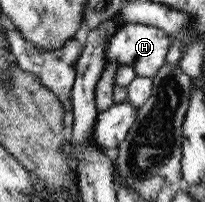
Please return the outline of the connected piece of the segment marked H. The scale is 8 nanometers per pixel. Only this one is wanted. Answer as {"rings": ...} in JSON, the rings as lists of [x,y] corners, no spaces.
{"rings":[[[125,23],[112,38],[109,38],[105,62],[117,61],[120,66],[133,66],[137,76],[152,78],[162,68],[165,58],[167,39],[161,28],[139,23]]]}

